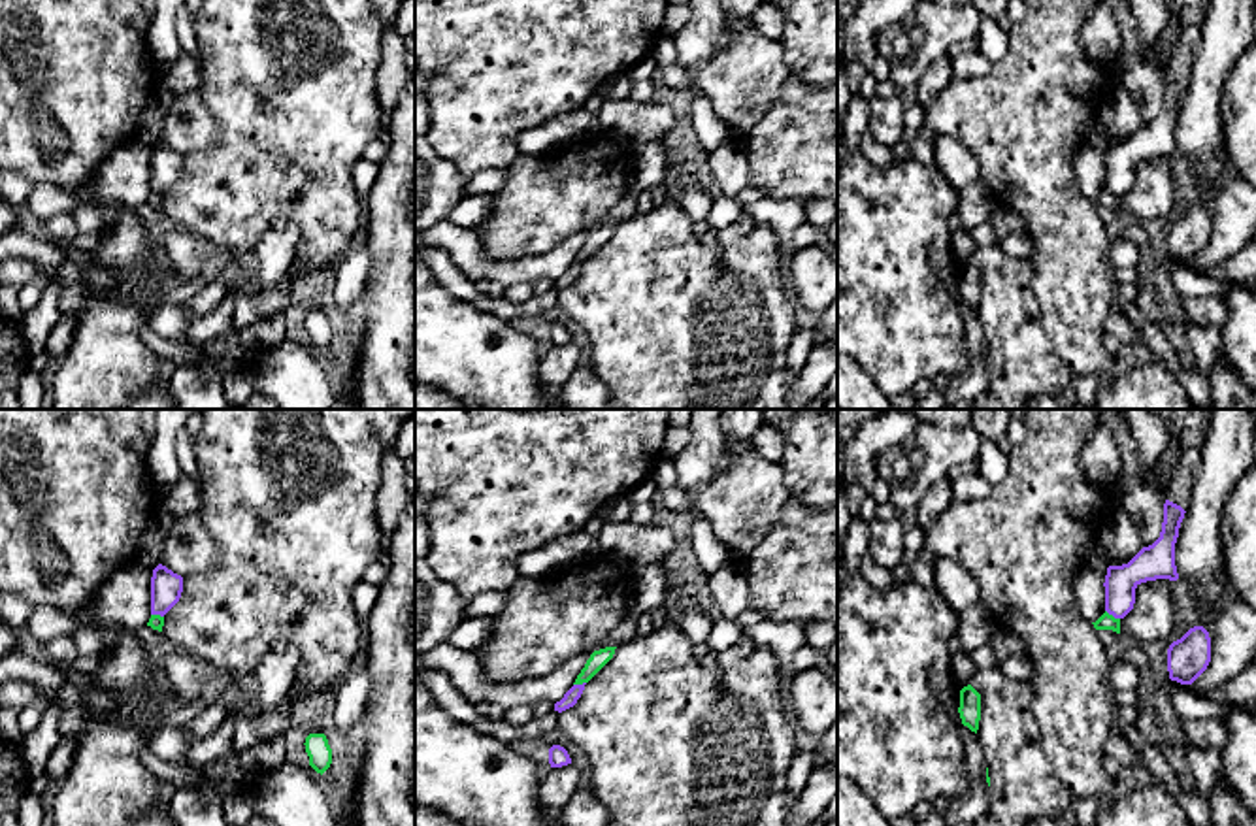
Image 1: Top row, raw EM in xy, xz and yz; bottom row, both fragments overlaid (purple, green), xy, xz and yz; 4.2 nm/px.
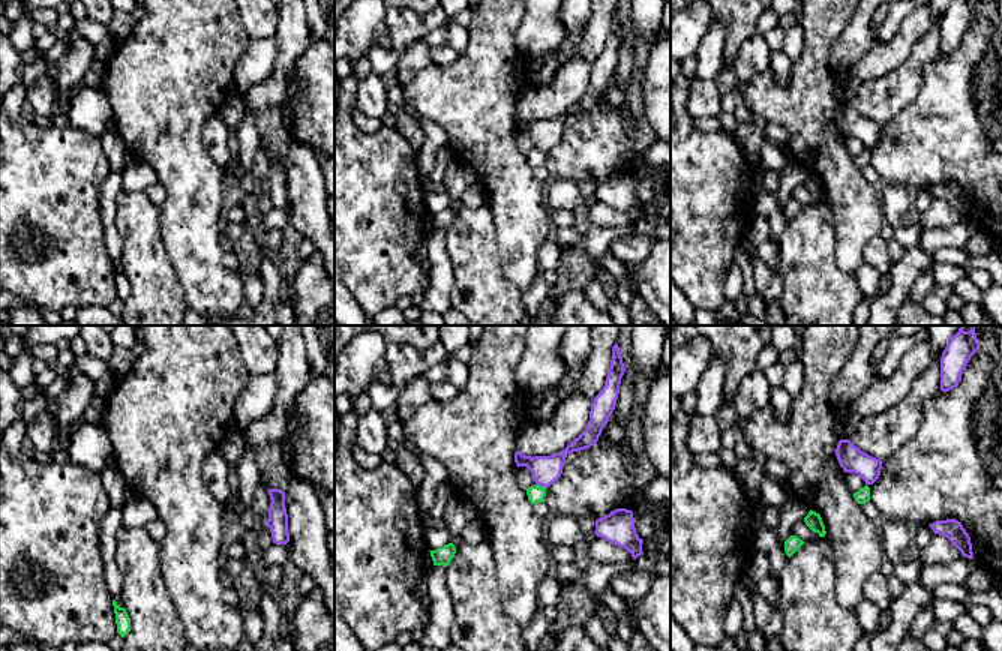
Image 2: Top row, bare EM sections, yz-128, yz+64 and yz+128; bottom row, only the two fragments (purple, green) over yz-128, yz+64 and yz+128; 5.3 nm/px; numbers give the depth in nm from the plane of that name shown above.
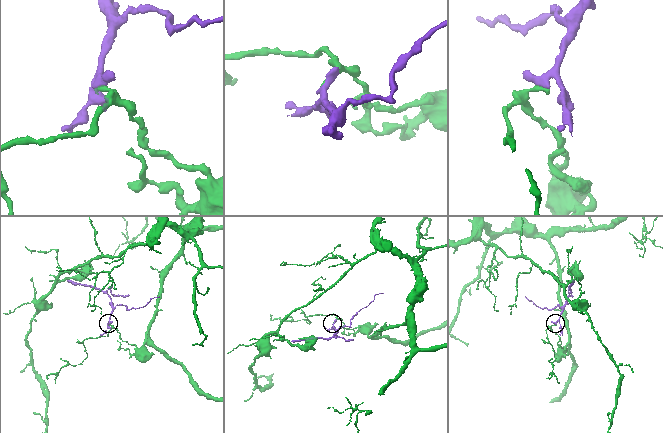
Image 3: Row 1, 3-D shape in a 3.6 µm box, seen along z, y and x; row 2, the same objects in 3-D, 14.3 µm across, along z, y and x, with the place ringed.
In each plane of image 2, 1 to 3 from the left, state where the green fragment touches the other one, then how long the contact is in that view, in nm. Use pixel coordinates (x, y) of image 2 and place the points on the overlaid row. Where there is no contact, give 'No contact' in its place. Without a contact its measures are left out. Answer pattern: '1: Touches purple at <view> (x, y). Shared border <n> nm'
1: No contact
2: Touches purple at yz+64 (542, 485). Shared border 70 nm
3: No contact

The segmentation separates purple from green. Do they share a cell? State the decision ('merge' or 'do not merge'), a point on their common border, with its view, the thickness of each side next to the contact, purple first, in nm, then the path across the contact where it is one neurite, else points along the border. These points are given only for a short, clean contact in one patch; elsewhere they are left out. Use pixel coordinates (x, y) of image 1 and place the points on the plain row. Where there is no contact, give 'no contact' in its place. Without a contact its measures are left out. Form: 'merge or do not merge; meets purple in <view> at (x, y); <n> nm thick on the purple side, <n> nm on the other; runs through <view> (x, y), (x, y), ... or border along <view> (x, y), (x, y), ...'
do not merge; meets purple in yz at (1113, 193); 140 nm thick on the purple side, 70 nm on the other; border along yz (1106, 187), (1119, 197)

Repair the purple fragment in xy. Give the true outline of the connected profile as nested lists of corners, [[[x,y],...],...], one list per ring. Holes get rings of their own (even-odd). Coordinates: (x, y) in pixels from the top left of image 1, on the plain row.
[[[158,141],[151,155],[151,192],[164,194],[181,175],[183,155]]]

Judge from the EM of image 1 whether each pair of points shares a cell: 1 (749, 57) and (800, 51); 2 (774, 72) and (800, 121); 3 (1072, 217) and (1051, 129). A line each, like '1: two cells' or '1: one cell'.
1: two cells
2: two cells
3: one cell

